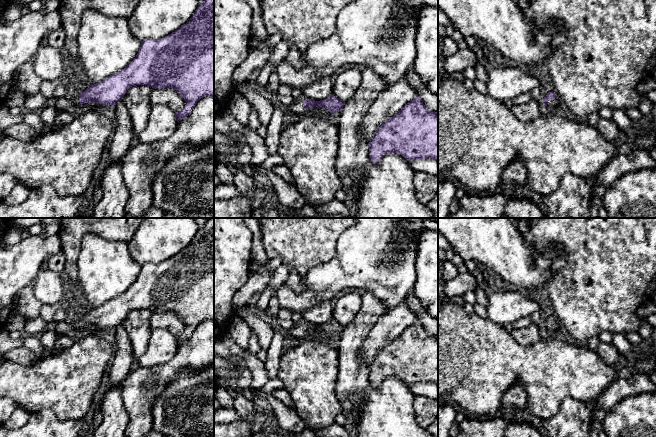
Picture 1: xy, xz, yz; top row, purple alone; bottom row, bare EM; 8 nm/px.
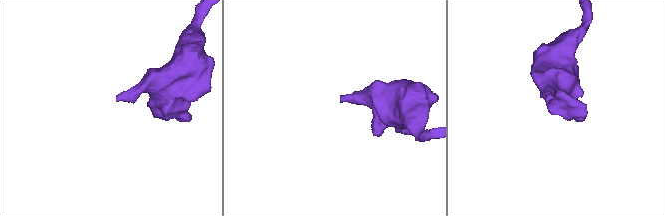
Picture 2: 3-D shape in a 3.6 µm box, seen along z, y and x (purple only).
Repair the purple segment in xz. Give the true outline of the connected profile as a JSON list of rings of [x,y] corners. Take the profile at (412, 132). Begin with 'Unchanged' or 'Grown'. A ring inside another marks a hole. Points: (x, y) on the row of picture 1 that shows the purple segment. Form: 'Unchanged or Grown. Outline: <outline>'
Unchanged. Outline: [[[417,96],[383,123],[368,145],[369,160],[375,164],[388,153],[398,153],[408,161],[427,158],[438,160],[438,112],[429,111]]]

